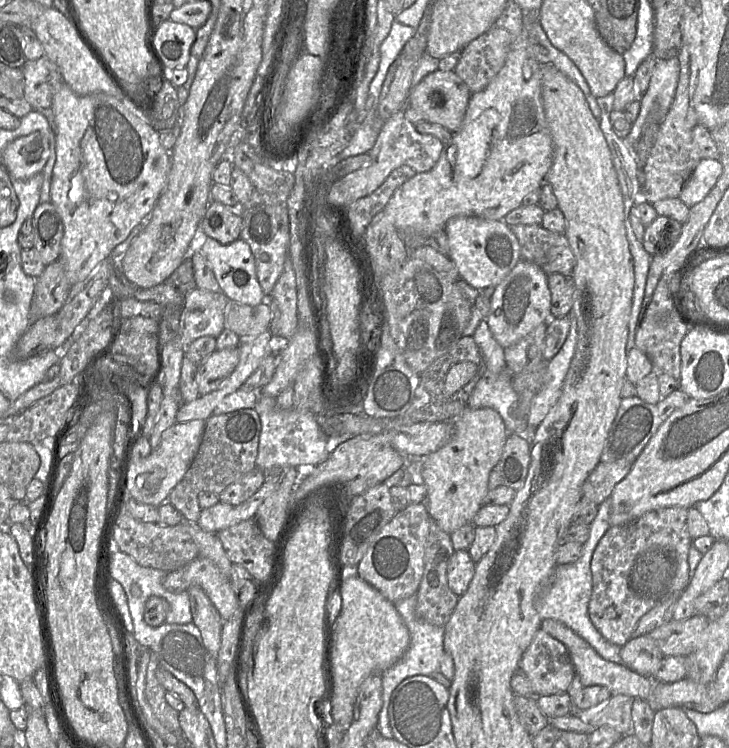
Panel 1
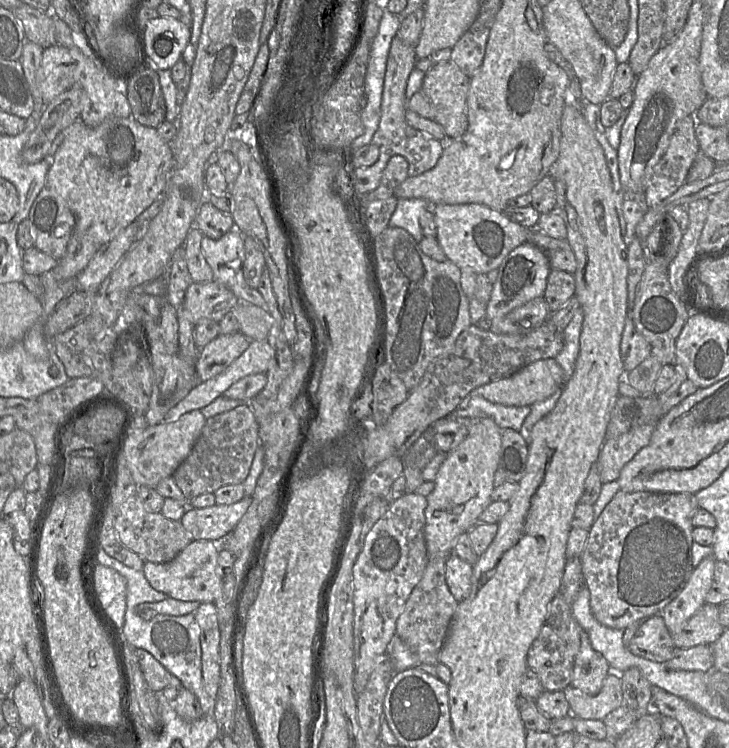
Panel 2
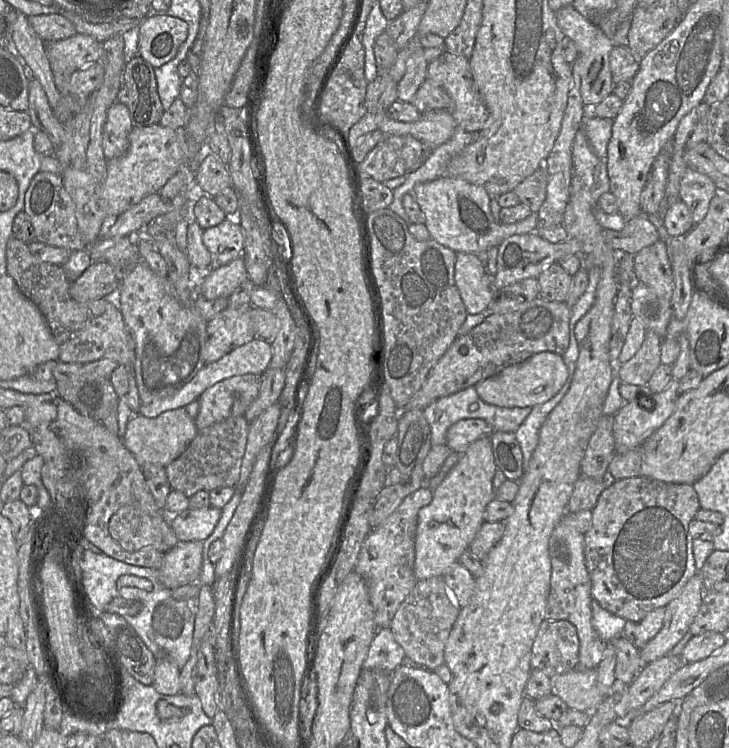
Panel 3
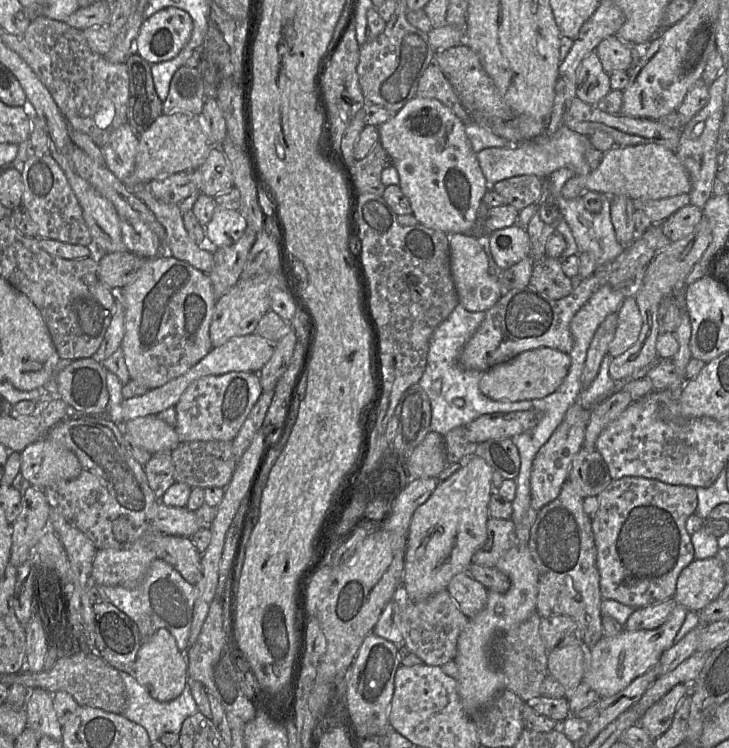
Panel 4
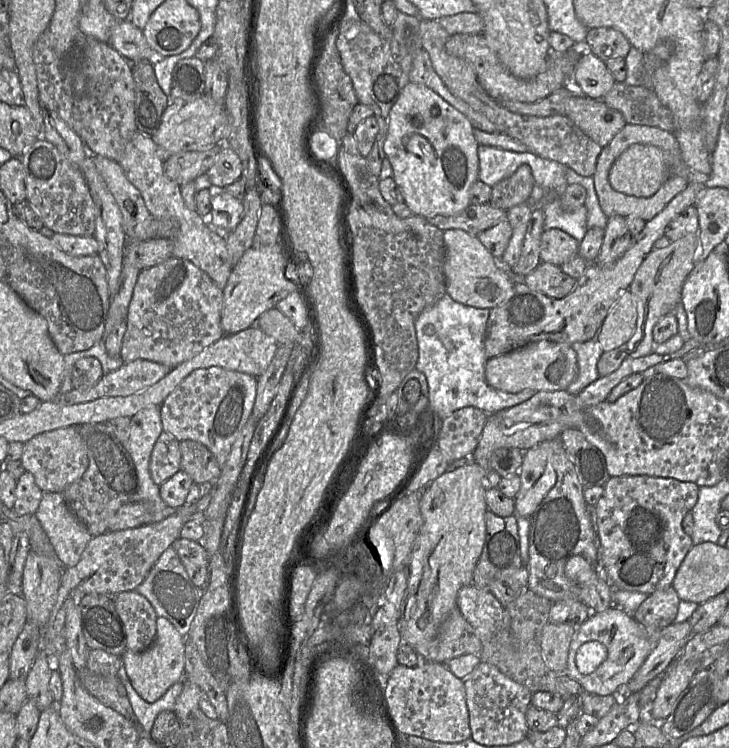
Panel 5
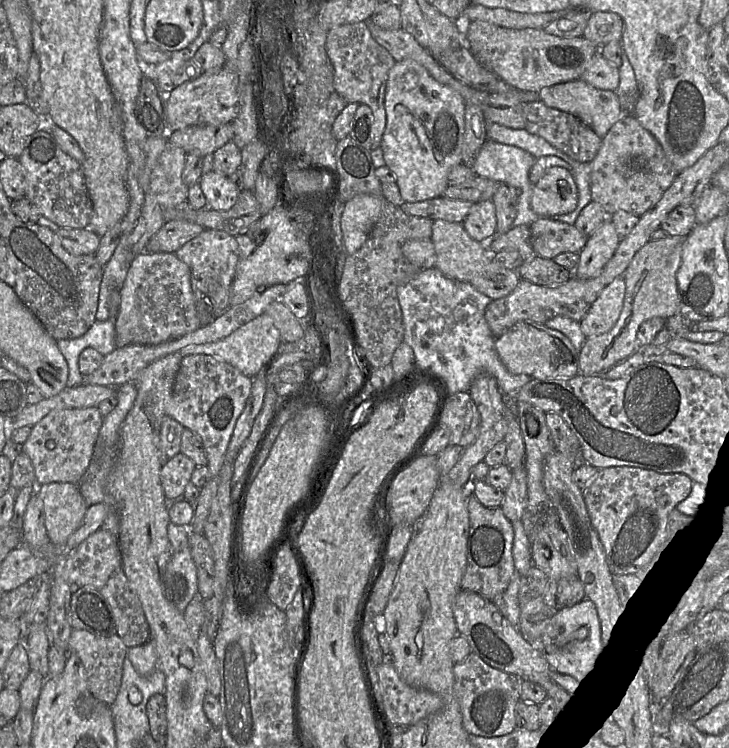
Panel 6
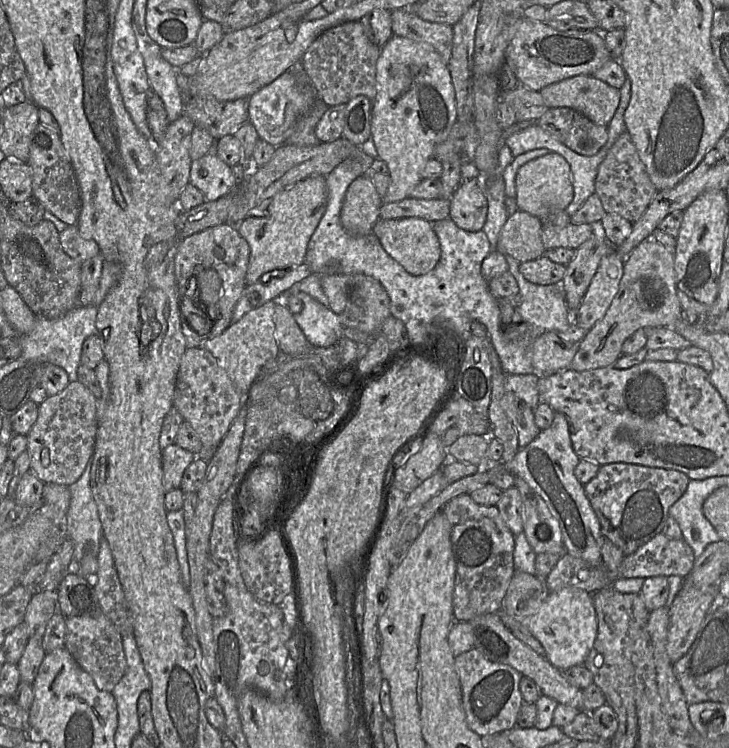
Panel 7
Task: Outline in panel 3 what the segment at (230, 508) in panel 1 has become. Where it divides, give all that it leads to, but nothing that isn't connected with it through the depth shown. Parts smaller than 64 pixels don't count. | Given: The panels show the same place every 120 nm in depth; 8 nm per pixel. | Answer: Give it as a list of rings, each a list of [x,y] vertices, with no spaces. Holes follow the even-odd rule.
[[[188,508],[179,514],[168,516],[170,526],[179,541],[204,541],[213,533],[221,517],[221,509]]]

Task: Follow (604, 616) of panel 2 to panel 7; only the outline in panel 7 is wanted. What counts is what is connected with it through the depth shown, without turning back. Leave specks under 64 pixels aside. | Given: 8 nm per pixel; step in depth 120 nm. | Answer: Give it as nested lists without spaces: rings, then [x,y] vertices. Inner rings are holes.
[[[611,463],[600,465],[596,476],[584,485],[584,491],[604,537],[628,556],[662,533],[669,508],[684,494],[689,481],[686,474],[677,470]]]

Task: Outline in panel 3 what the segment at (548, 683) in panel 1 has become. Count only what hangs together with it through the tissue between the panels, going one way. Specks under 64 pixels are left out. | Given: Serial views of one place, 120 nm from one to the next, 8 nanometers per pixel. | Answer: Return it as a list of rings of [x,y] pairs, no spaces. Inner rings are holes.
[[[544,619],[531,650],[530,665],[552,678],[578,665],[579,638],[576,627],[567,620]]]

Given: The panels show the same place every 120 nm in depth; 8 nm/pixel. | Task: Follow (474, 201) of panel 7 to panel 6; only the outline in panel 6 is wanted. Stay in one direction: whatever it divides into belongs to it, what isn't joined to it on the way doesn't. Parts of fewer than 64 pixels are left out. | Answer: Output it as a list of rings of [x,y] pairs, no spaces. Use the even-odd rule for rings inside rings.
[[[491,200],[473,203],[462,223],[469,236],[488,249],[488,241],[497,233],[497,218]]]

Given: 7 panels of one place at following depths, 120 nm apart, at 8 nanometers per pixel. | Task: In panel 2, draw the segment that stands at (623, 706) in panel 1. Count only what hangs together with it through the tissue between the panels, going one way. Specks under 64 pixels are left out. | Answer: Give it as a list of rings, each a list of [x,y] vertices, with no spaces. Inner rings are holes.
[[[610,667],[598,694],[585,694],[572,685],[567,686],[563,693],[569,703],[570,714],[582,719],[604,720],[610,712],[624,704],[620,675]]]

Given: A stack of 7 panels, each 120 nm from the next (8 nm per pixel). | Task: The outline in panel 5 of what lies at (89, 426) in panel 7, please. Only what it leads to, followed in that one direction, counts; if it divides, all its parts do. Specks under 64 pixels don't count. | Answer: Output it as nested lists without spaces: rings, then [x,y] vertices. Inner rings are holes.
[[[68,426],[43,432],[24,443],[21,463],[34,476],[43,492],[60,492],[79,479],[88,468],[89,460],[77,427]]]

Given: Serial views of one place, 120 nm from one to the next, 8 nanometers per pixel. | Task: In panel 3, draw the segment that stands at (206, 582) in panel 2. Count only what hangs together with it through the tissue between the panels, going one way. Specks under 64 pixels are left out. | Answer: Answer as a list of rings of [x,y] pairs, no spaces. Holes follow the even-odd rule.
[[[179,541],[165,553],[158,568],[159,580],[168,589],[199,583],[203,564],[203,541]]]

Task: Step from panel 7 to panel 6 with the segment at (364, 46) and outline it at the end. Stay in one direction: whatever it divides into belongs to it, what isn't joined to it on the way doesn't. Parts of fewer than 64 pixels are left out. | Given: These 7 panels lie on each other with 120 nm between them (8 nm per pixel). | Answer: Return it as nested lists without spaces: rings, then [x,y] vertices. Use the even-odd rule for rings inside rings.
[[[364,22],[342,24],[327,33],[326,52],[334,68],[334,88],[347,103],[367,105],[373,114],[372,149],[381,145],[386,126],[384,98],[389,70],[396,60],[372,37]]]

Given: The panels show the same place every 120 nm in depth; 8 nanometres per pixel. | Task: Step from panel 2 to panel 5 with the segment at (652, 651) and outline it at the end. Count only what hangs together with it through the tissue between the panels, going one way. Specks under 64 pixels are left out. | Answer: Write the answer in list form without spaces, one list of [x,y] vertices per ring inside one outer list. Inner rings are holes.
[[[672,586],[649,595],[633,613],[633,618],[648,629],[662,629],[672,624],[681,599]]]

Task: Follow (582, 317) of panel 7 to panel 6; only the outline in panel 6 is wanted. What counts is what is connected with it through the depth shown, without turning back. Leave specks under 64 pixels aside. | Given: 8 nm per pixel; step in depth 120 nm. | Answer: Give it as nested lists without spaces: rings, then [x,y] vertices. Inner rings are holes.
[[[623,275],[602,290],[580,322],[580,329],[587,338],[601,335],[613,328],[623,308],[625,291]]]

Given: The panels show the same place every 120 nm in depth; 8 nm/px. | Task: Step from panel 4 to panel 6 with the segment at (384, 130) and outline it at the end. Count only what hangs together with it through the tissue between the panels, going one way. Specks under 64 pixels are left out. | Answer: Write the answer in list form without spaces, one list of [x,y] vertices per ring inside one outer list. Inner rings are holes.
[[[412,59],[396,61],[388,72],[384,98],[386,126],[380,148],[386,166],[394,173],[405,203],[441,198],[448,184],[451,168],[461,164],[464,139],[465,103],[451,88],[438,83],[428,71]]]

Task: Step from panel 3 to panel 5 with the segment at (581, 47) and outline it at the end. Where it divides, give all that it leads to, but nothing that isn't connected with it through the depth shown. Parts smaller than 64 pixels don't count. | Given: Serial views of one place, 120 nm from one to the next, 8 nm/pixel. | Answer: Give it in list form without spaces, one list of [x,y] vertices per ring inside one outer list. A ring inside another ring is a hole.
[[[589,51],[580,55],[573,79],[582,95],[592,99],[602,99],[616,83],[606,63]]]

